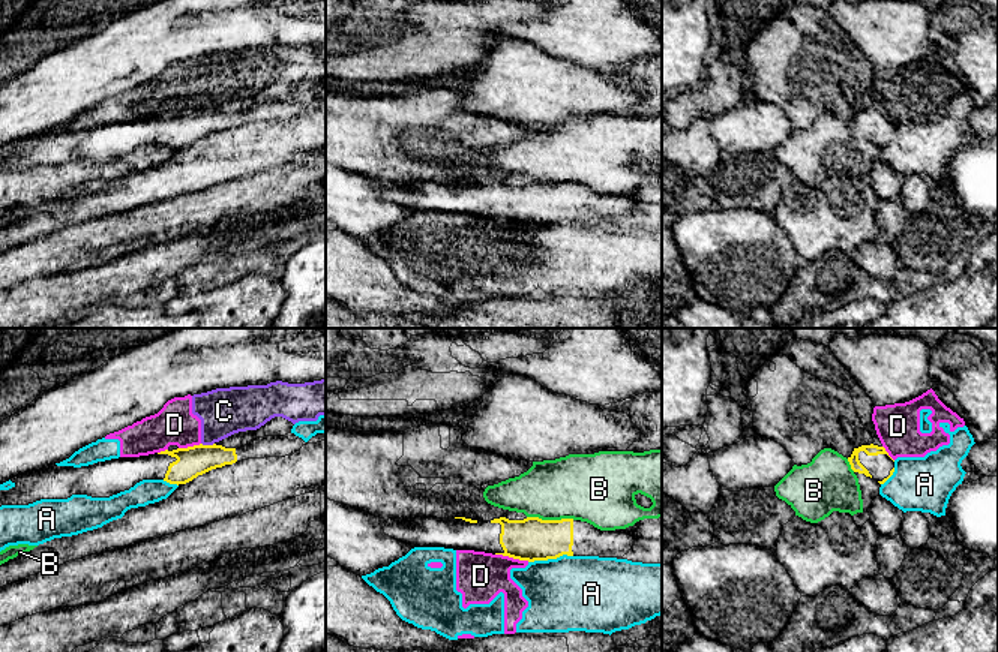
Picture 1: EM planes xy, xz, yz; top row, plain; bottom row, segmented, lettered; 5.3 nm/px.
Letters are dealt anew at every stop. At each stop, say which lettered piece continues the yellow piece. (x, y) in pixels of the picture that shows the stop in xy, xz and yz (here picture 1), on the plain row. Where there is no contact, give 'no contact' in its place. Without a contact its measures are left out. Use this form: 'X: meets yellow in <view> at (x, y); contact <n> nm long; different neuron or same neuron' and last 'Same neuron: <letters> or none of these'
A: meets yellow in xz at (550, 222); contact 240 nm long; different neuron
B: meets yellow in xz at (551, 185); contact 260 nm long; different neuron
C: meets yellow in xy at (207, 110); contact 70 nm long; different neuron
D: meets yellow in xz at (512, 221); contact 190 nm long; different neuron
Same neuron: none of these

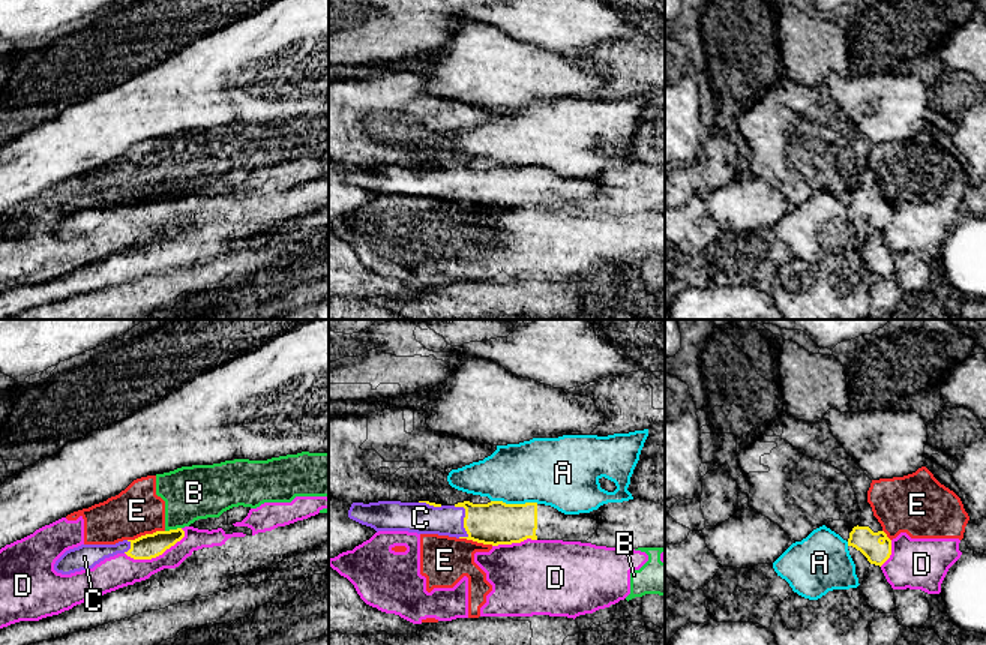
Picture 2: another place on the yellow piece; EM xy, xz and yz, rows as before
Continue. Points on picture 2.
A: meets yellow in xz at (515, 168); contact 260 nm long; different neuron
B: meets yellow in xy at (173, 194); contact 90 nm long; different neuron
C: meets yellow in xz at (464, 182); contact 190 nm long; same neuron
D: meets yellow in xy at (156, 219); contact 340 nm long; different neuron
E: meets yellow in xy at (146, 198); contact 200 nm long; different neuron
Same neuron: C

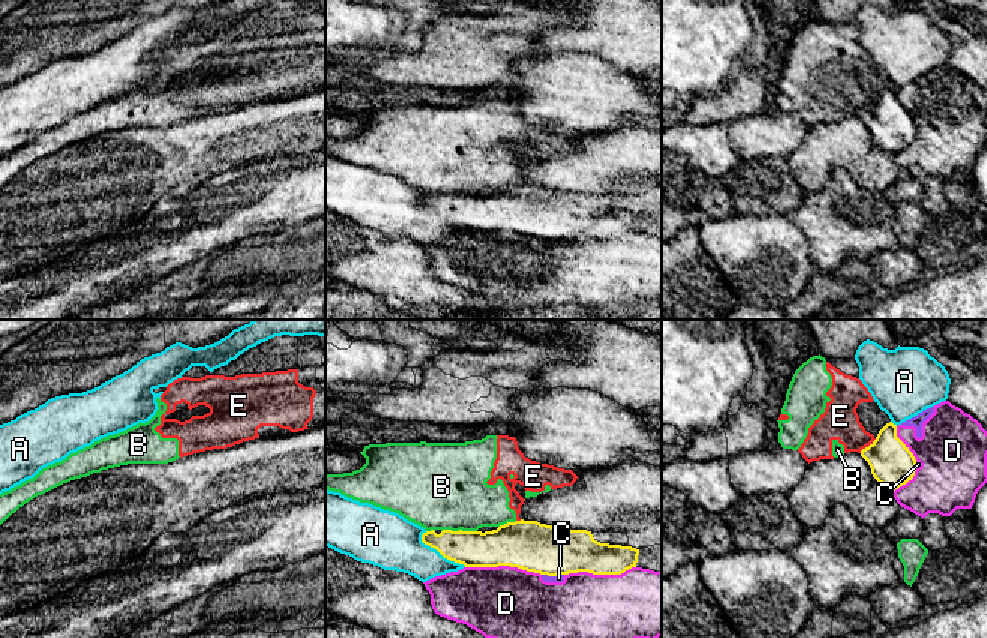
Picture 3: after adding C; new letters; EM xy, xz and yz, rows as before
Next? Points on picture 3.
A: meets yellow in xz at (441, 218); contact 300 nm long; different neuron
B: meets yellow in xz at (459, 194); contact 190 nm long; different neuron
C: meets yellow in xz at (552, 239); contact 120 nm long; different neuron
D: meets yellow in xz at (503, 228); contact 420 nm long; different neuron
E: meets yellow in yz at (869, 110); contact 120 nm long; different neuron
Same neuron: none of these

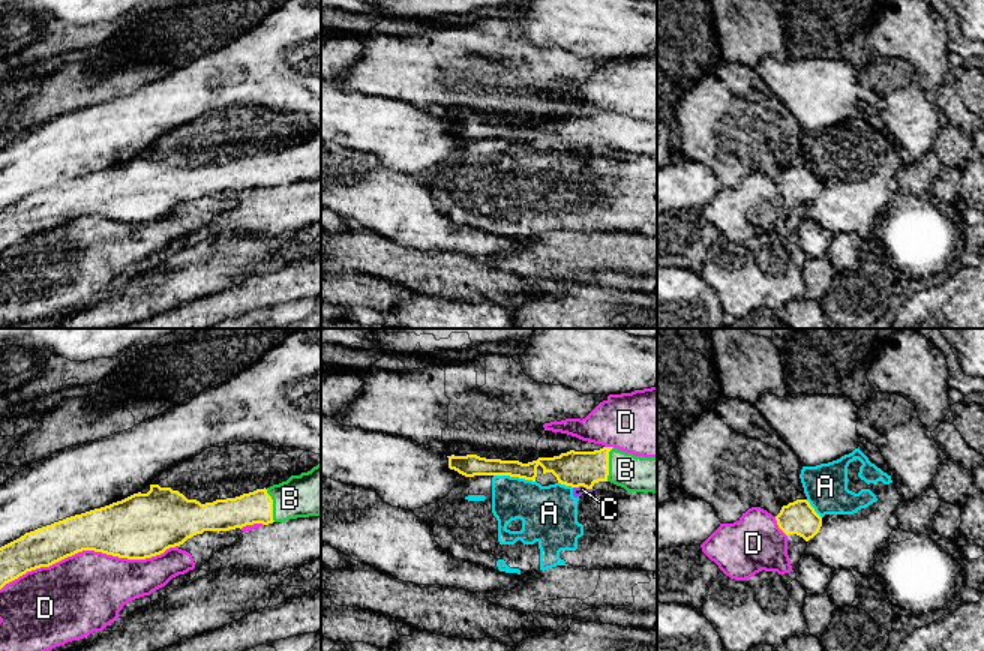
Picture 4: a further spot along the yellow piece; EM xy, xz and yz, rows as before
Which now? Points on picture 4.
A: meets yellow in xz at (515, 140); contact 220 nm long; different neuron
B: meets yellow in xz at (608, 128); contact 190 nm long; same neuron
C: meets yellow in xz at (582, 149); contact 110 nm long; different neuron
D: meets yellow in xy at (89, 213); contact 1000 nm long; different neuron
Same neuron: B

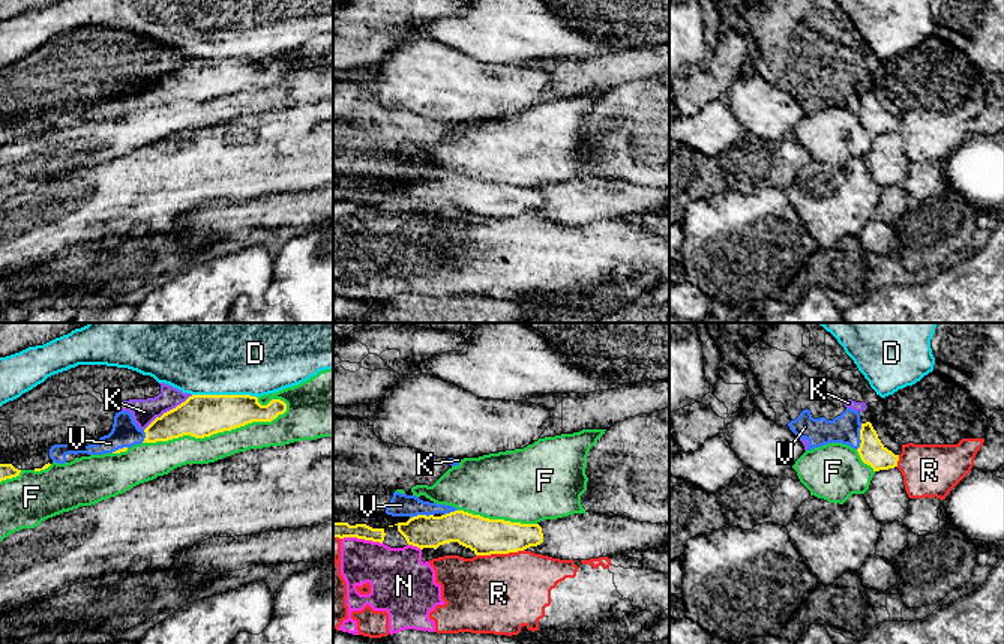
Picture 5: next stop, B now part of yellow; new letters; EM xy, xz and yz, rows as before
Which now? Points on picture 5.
D: meets yellow in xy at (225, 59); contact 360 nm long; different neuron
F: meets yellow in xy at (216, 96); contact 800 nm long; different neuron
K: meets yellow in xy at (170, 74); contact 320 nm long; different neuron
N: meets yellow in xz at (362, 201); contact 220 nm long; different neuron
R: meets yellow in xz at (500, 216); contact 260 nm long; different neuron
V: meets yellow in yz at (860, 101); contact 150 nm long; different neuron
Same neuron: none of these

